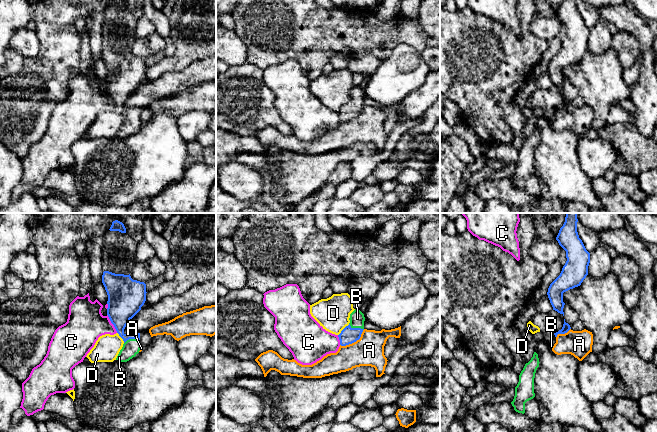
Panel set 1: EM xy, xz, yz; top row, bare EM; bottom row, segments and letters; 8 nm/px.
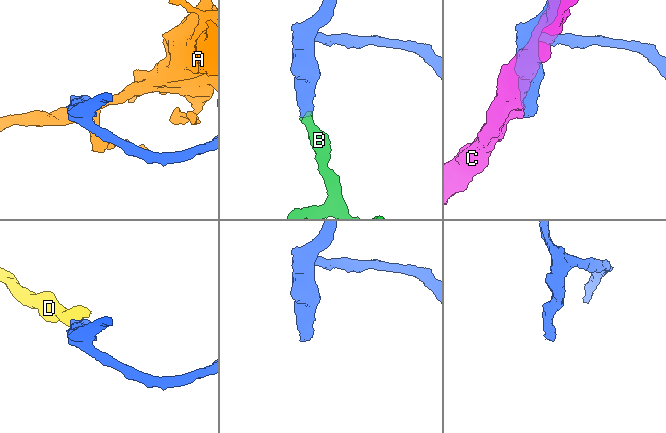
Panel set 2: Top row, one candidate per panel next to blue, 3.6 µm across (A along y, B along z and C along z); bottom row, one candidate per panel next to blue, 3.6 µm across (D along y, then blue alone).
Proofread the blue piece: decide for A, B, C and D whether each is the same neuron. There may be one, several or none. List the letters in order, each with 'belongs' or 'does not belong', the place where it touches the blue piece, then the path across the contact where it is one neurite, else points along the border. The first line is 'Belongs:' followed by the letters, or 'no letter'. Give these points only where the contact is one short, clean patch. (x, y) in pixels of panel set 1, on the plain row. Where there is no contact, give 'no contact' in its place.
Belongs: B
A: does not belong; meets blue in xz at (354, 117); border along xz (364, 105), (358, 115), (351, 119), (340, 121)
B: belongs; meets blue in xz at (356, 104); runs through xz (348, 111), (356, 104), (357, 94)
C: does not belong; meets blue in xy at (111, 98)
D: does not belong; meets blue in xz at (343, 105); border along xz (349, 100), (338, 111)

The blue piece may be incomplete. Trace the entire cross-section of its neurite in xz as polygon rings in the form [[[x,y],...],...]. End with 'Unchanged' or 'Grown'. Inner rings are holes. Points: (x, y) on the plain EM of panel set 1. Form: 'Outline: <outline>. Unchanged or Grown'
Outline: [[[355,85],[350,90],[349,96],[349,101],[338,111],[341,122],[346,122],[359,116],[364,106],[365,93],[359,85]]]. Grown

